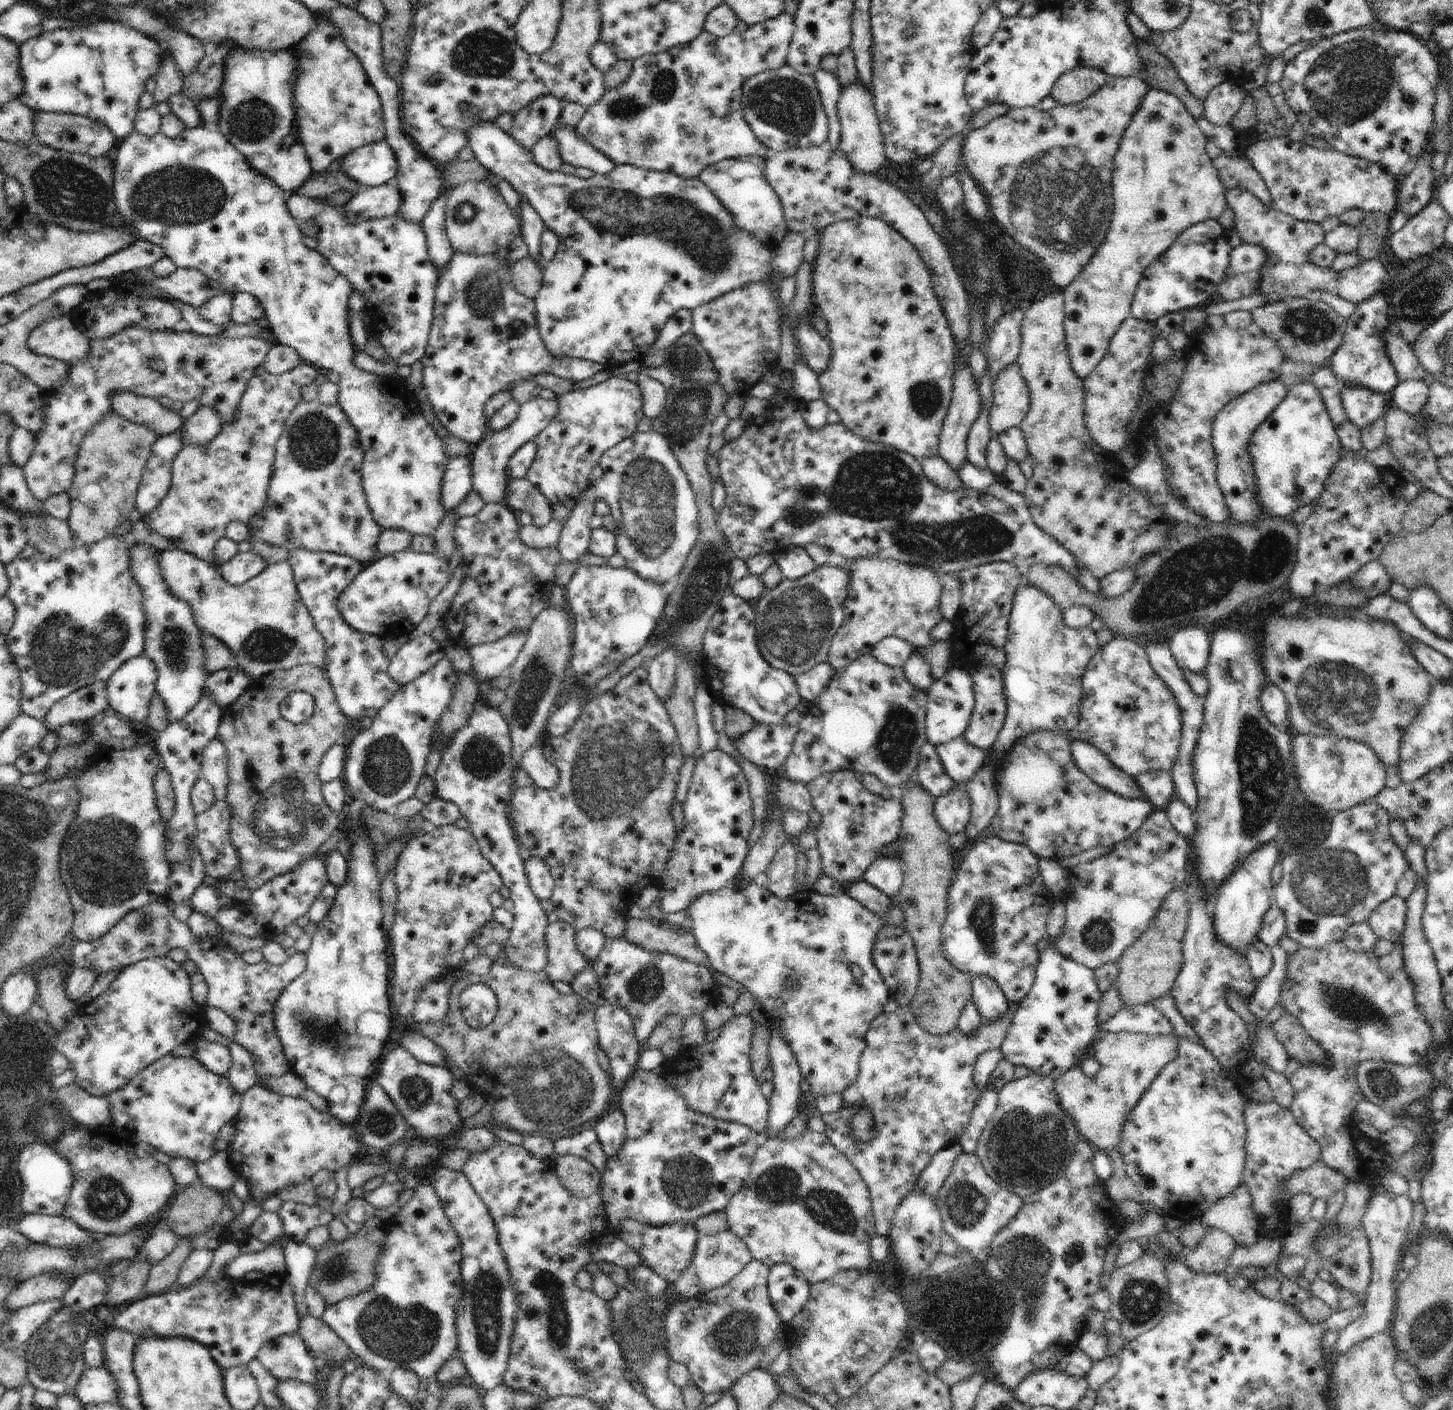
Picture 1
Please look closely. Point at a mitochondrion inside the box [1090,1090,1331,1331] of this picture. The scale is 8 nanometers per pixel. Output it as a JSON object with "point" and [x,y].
{"point":[1143,1298]}

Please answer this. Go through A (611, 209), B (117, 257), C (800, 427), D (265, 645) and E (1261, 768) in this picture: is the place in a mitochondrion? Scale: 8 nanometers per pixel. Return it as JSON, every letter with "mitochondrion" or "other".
{"A":"mitochondrion","B":"other","C":"other","D":"mitochondrion","E":"mitochondrion"}

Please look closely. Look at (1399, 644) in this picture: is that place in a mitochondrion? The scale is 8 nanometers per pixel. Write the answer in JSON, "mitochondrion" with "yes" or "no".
{"mitochondrion":"no"}

